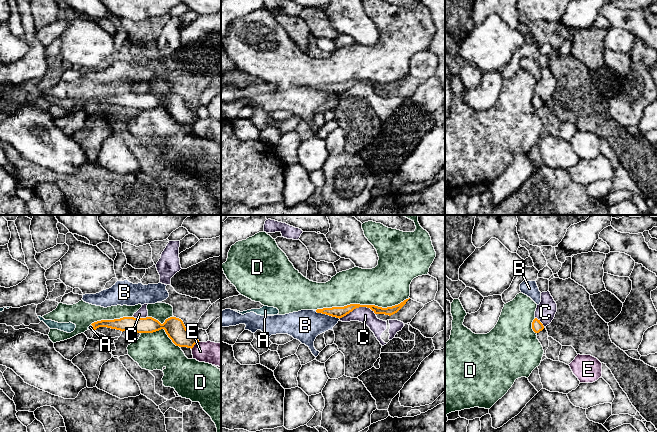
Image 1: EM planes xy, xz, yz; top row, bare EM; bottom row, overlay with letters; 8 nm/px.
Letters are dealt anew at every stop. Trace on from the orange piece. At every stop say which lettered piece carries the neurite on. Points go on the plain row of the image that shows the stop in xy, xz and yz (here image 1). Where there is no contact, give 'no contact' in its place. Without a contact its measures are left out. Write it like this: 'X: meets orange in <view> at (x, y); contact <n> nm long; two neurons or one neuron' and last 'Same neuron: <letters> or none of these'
A: meets orange in xy at (93, 103); contact 50 nm long; one neuron
B: meets orange in xz at (327, 90); contact 220 nm long; two neurons
C: meets orange in xz at (357, 83); contact 300 nm long; two neurons
D: meets orange in xz at (362, 81); contact 750 nm long; two neurons
E: meets orange in xy at (194, 120); contact 90 nm long; two neurons
Same neuron: A

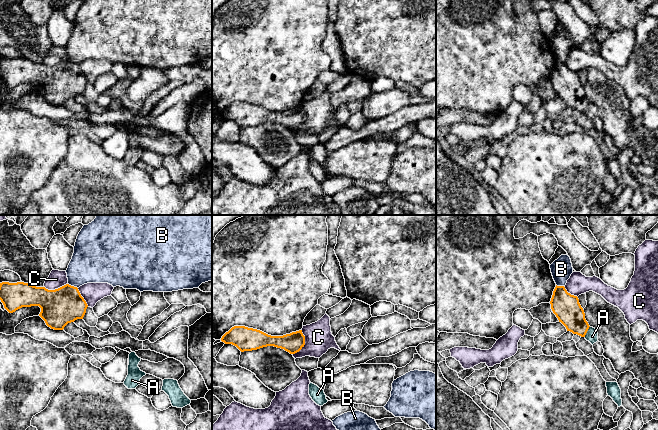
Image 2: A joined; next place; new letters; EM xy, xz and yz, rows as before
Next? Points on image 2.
A: meets orange in yz at (587, 106); contact 100 nm long; two neurons
B: meets orange in xy at (73, 62); contact 90 nm long; two neurons
C: meets orange in xz at (304, 120); contact 220 nm long; two neurons
Same neuron: none of these

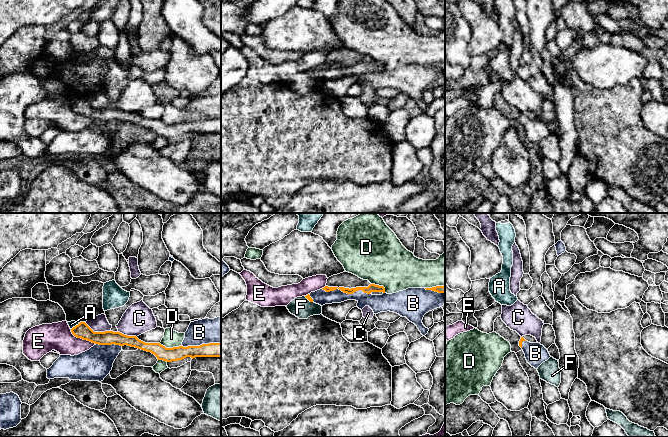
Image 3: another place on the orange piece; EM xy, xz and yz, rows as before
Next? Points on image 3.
A: meets orange in xy at (76, 101); contact 90 nm long; two neurons
B: meets orange in xz at (346, 68); contact 380 nm long; two neurons
C: meets orange in xy at (97, 108); contact 220 nm long; two neurons
D: meets orange in xy at (170, 124); contact 190 nm long; two neurons
E: meets orange in xy at (82, 114); contact 240 nm long; two neurons
F: meets orange in xz at (308, 75); contact 90 nm long; two neurons
Same neuron: none of these

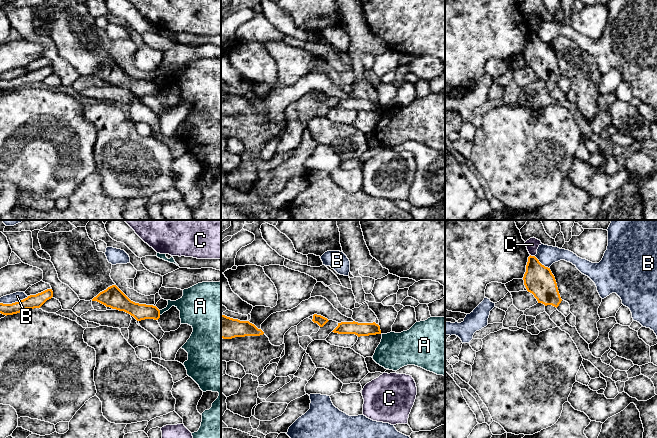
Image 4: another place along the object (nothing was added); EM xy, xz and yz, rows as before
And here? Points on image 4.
A: meets orange in xy at (159, 88); contact 40 nm long; two neurons
B: meets orange in xy at (15, 78); contact 240 nm long; two neurons
C: meets orange in yz at (532, 32); contact 40 nm long; two neurons
Same neuron: none of these

